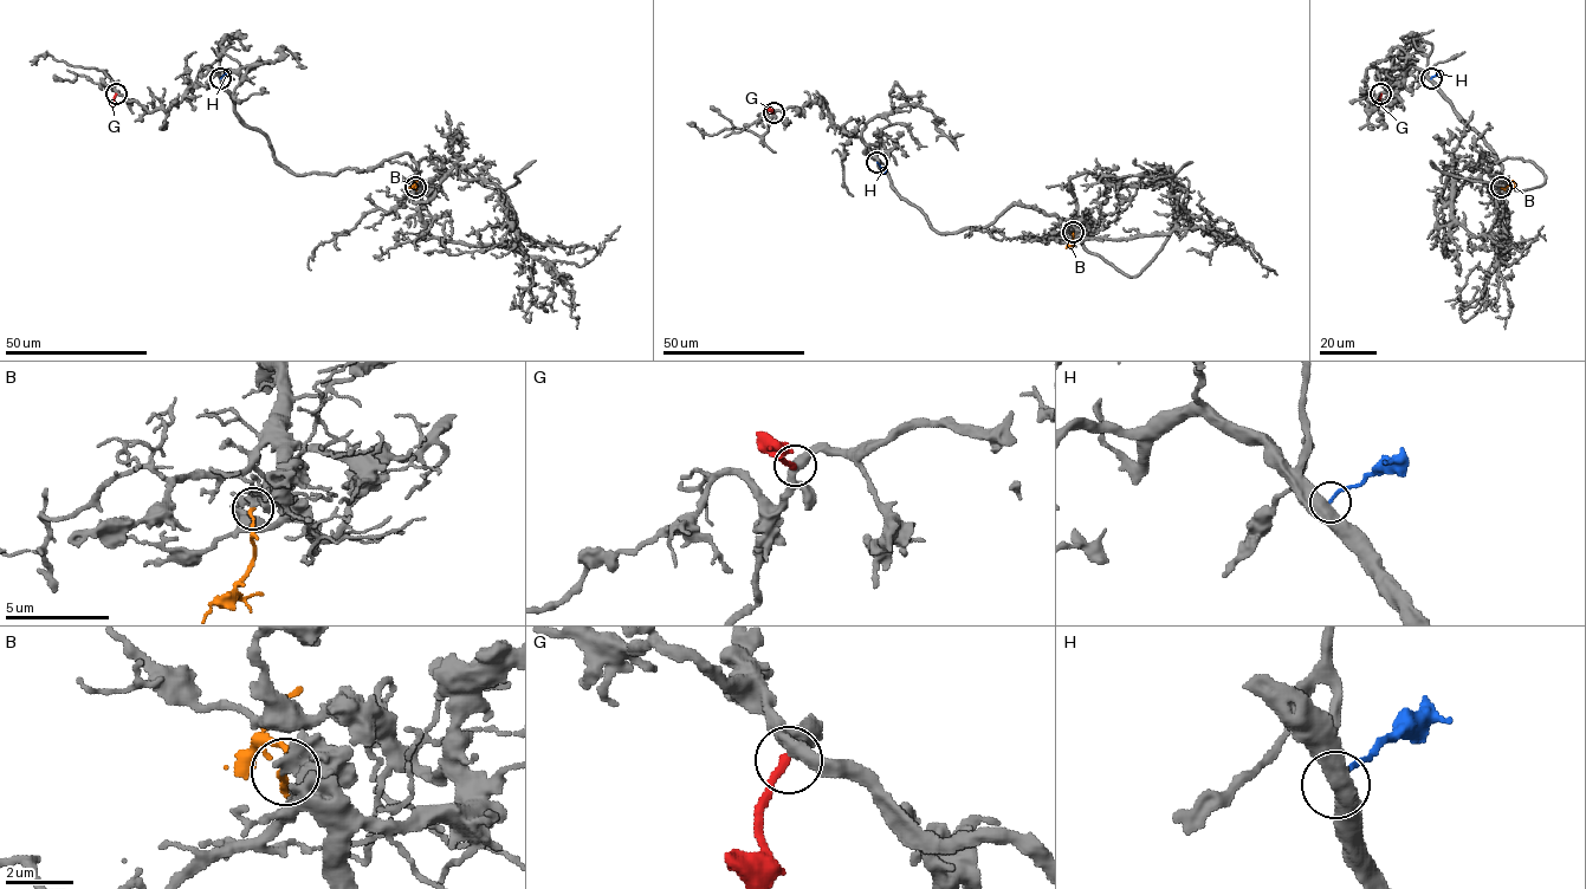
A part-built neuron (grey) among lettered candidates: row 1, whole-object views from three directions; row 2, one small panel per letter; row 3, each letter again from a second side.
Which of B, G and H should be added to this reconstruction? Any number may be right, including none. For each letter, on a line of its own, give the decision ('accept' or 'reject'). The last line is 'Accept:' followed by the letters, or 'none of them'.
B: accept
G: reject
H: reject
Accept: B

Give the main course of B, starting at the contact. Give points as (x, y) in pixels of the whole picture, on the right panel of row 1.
B: (1501, 188), (1516, 188)

